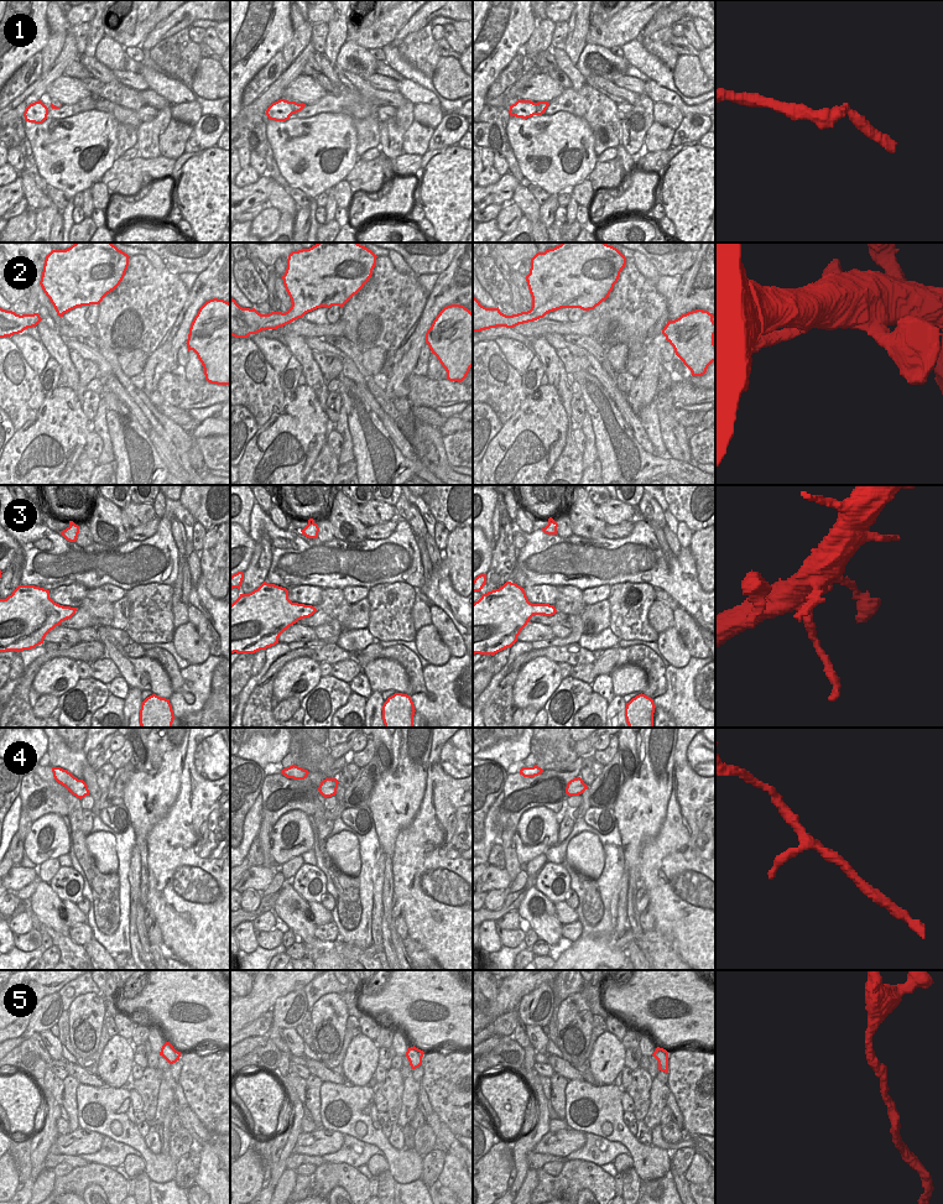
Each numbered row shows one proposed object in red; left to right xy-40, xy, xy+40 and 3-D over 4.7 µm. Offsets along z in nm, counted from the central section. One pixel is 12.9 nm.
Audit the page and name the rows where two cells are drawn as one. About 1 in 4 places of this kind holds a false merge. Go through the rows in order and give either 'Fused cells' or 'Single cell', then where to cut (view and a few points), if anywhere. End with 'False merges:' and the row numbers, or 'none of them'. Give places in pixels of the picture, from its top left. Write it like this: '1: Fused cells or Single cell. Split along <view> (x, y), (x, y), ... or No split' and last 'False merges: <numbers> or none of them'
1: Single cell. No split
2: Single cell. No split
3: Fused cells. Split along xy (314, 610), (302, 610), (298, 614), (284, 616)
4: Single cell. No split
5: Single cell. No split
False merges: 3

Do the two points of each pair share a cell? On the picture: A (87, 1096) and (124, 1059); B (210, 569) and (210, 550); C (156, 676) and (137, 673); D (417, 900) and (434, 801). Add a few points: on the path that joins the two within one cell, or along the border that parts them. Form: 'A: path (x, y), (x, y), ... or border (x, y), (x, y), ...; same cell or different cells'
A: border (105, 1085), (123, 1088); different cells
B: path (210, 564), (210, 554); same cell
C: path (151, 676), (142, 673); same cell
D: path (430, 875), (430, 853), (434, 842), (434, 825); same cell

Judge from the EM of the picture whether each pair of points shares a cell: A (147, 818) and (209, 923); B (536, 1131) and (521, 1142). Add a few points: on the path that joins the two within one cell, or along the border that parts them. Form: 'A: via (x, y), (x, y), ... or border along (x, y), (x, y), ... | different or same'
A: border along (172, 806), (146, 838) | different
B: via (532, 1135), (525, 1142) | same

